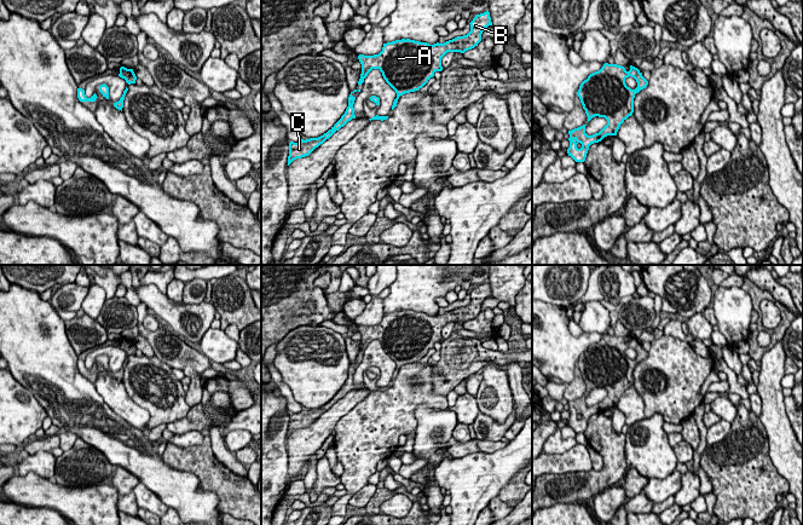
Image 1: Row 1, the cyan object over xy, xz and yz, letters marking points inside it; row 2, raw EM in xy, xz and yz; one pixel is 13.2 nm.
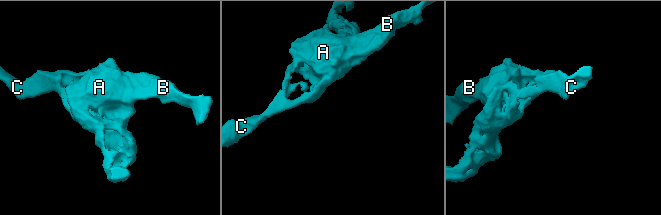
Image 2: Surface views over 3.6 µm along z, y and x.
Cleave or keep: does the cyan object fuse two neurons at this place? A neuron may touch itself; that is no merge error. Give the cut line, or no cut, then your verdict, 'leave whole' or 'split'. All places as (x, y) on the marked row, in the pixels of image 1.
no cut | leave whole

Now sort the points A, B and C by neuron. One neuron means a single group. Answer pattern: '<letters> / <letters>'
A B C

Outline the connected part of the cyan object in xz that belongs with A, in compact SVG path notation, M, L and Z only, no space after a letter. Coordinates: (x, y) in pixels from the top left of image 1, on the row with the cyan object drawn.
M490 12L476 15L469 24L470 31L467 35L457 36L444 44L429 45L402 39L383 44L379 54L359 54L362 74L358 85L364 82L372 69L379 69L386 82L397 93L392 105L393 110L400 96L418 91L434 76L435 71L443 70L441 58L447 52L464 53L478 46L484 29L492 25Z

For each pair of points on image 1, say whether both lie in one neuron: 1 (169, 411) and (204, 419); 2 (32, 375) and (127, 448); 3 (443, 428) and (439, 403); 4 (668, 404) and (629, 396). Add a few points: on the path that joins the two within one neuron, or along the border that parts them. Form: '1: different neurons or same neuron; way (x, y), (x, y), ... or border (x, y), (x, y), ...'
1: different neurons; border (191, 408), (184, 416), (166, 425)
2: same neuron; way (59, 379), (94, 397), (116, 420)
3: different neurons; border (445, 409), (420, 404), (415, 410), (416, 423)
4: different neurons; border (633, 385), (643, 402), (645, 416)

